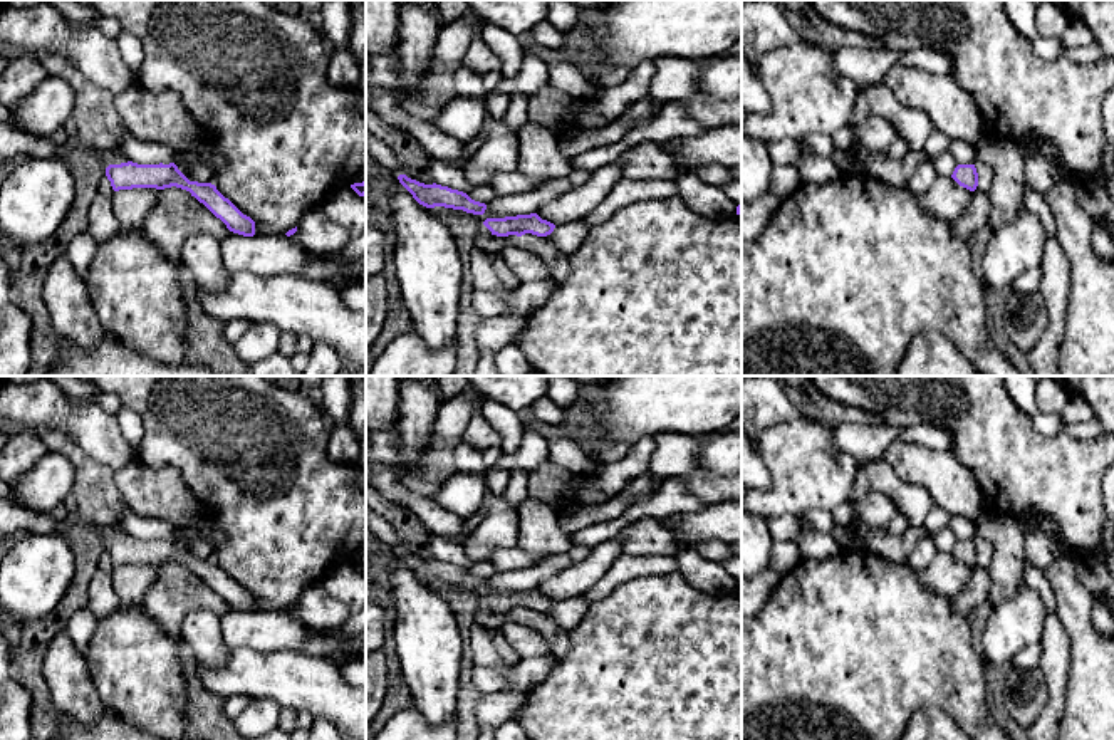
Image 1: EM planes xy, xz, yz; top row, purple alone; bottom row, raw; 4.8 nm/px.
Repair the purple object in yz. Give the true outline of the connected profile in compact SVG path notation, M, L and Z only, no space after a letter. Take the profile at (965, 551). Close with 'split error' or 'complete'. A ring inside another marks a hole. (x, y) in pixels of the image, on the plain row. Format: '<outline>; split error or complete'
M958 540L951 554L963 564L975 567L978 562L978 549L975 540Z; complete

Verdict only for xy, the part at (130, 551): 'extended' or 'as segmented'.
as segmented

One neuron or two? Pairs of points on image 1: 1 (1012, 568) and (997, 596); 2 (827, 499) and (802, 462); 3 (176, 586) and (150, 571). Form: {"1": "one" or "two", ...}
{"1": "one", "2": "one", "3": "two"}

